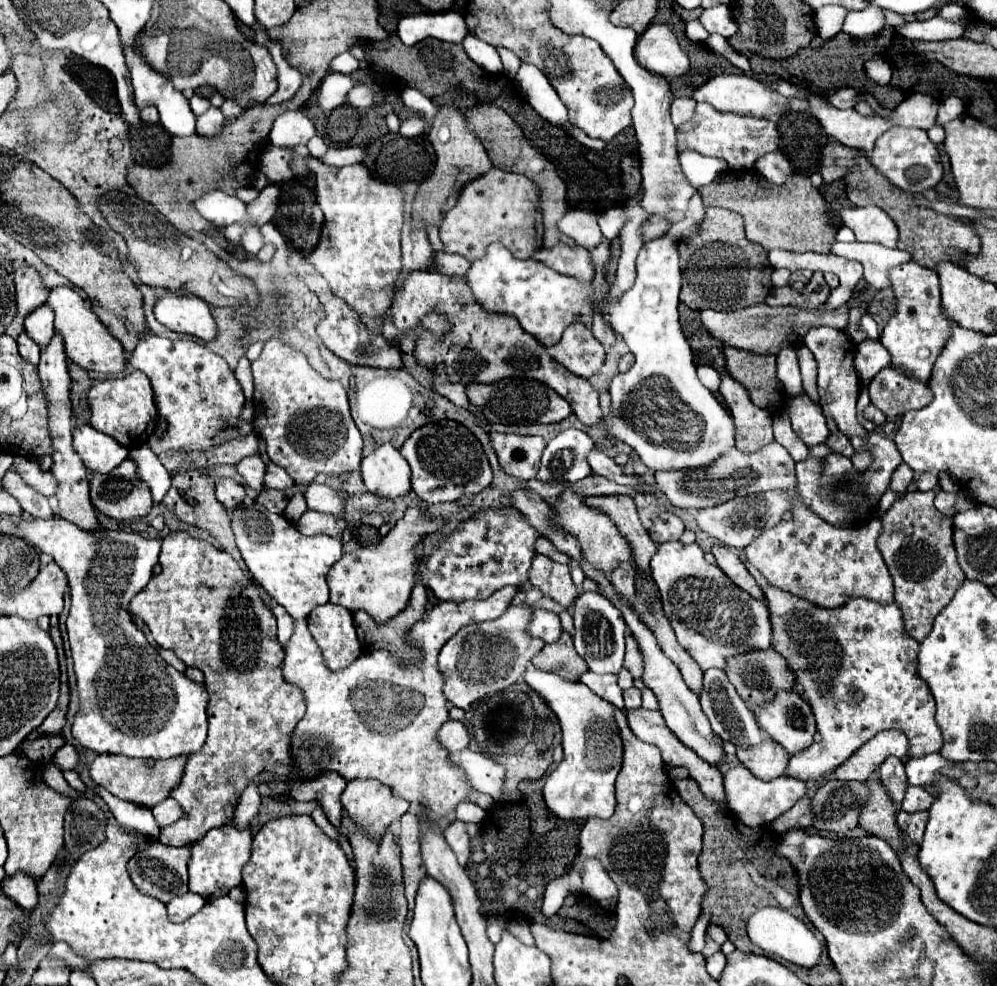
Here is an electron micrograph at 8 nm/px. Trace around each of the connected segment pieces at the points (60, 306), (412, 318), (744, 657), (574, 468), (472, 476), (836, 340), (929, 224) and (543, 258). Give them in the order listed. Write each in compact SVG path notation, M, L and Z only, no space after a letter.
M61 286L61 288L51 290L47 304L55 312L55 330L63 334L65 352L75 364L79 364L81 368L89 372L93 370L93 372L103 372L103 374L119 374L125 370L127 358L123 354L121 342L109 334L107 326L89 308L89 302L85 298L81 298L75 290Z
M413 272L407 276L403 288L393 288L393 324L399 330L411 330L419 326L419 320L433 312L443 312L451 322L451 334L445 334L443 338L435 338L433 334L421 334L421 340L415 350L415 358L425 368L433 368L435 364L443 364L447 370L447 376L451 382L481 382L491 384L499 378L509 376L533 376L539 382L545 382L551 386L559 396L563 396L575 416L585 426L595 426L603 420L603 410L599 406L599 394L593 390L593 386L563 366L555 362L547 352L545 346L527 334L519 322L509 314L489 312L483 306L479 306L471 294L471 288L467 286L467 280L463 276L445 276L437 272Z
M773 648L751 650L727 658L725 674L729 682L737 688L739 696L751 706L763 706L763 702L771 702L771 698L775 698L779 690L795 690L795 676L791 674L791 670L787 670L783 656Z
M569 428L553 438L545 446L545 456L541 458L541 470L537 474L543 482L577 482L591 474L591 466L587 462L587 450L591 450L595 442L583 430Z
M441 420L415 430L403 444L401 454L413 470L411 486L415 494L427 504L455 502L479 494L491 484L491 466L479 440L457 422Z
M819 326L819 328L811 328L807 332L805 346L813 352L813 356L817 360L817 368L819 368L819 380L817 380L817 386L819 386L819 402L821 402L821 408L823 408L825 416L833 418L835 424L839 426L839 430L847 438L853 438L853 436L865 438L869 432L859 422L857 408L855 408L857 396L859 396L859 388L861 388L859 376L857 376L857 372L853 368L855 344L847 338L847 334L843 330Z
M865 156L857 158L857 166L851 174L845 176L847 184L847 198L855 206L875 204L883 208L887 214L891 214L893 222L899 226L899 250L907 250L915 262L919 262L925 268L937 270L939 262L951 262L951 264L963 264L965 254L979 254L981 252L981 238L975 234L975 228L971 222L963 222L955 216L937 214L921 204L915 206L915 198L897 186L893 186L883 174L873 170L871 162Z
M559 242L559 244L551 246L551 248L543 246L543 248L535 250L533 258L547 264L549 268L553 268L553 270L557 270L561 274L577 276L583 282L589 282L591 276L595 274L587 250L583 246L579 246L579 244L575 244L575 242L573 244Z

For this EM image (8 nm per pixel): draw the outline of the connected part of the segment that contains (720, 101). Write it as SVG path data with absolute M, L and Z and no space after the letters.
M719 74L713 76L711 80L707 80L703 86L699 86L693 92L693 100L695 102L707 102L711 104L715 110L719 112L735 112L735 114L745 114L745 116L755 116L755 118L771 118L775 114L781 114L787 108L787 98L771 92L769 88L765 88L761 82L747 78L745 74Z

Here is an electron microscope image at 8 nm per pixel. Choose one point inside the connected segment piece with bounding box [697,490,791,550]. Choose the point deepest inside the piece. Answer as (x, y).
(736, 523)

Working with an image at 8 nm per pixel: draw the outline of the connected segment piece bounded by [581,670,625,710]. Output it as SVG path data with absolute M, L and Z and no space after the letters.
M587 670L581 676L581 682L585 686L589 686L597 696L605 698L607 702L611 702L619 710L625 710L625 706L623 706L623 690L617 686L617 676L613 676L613 674L593 674L591 670Z

